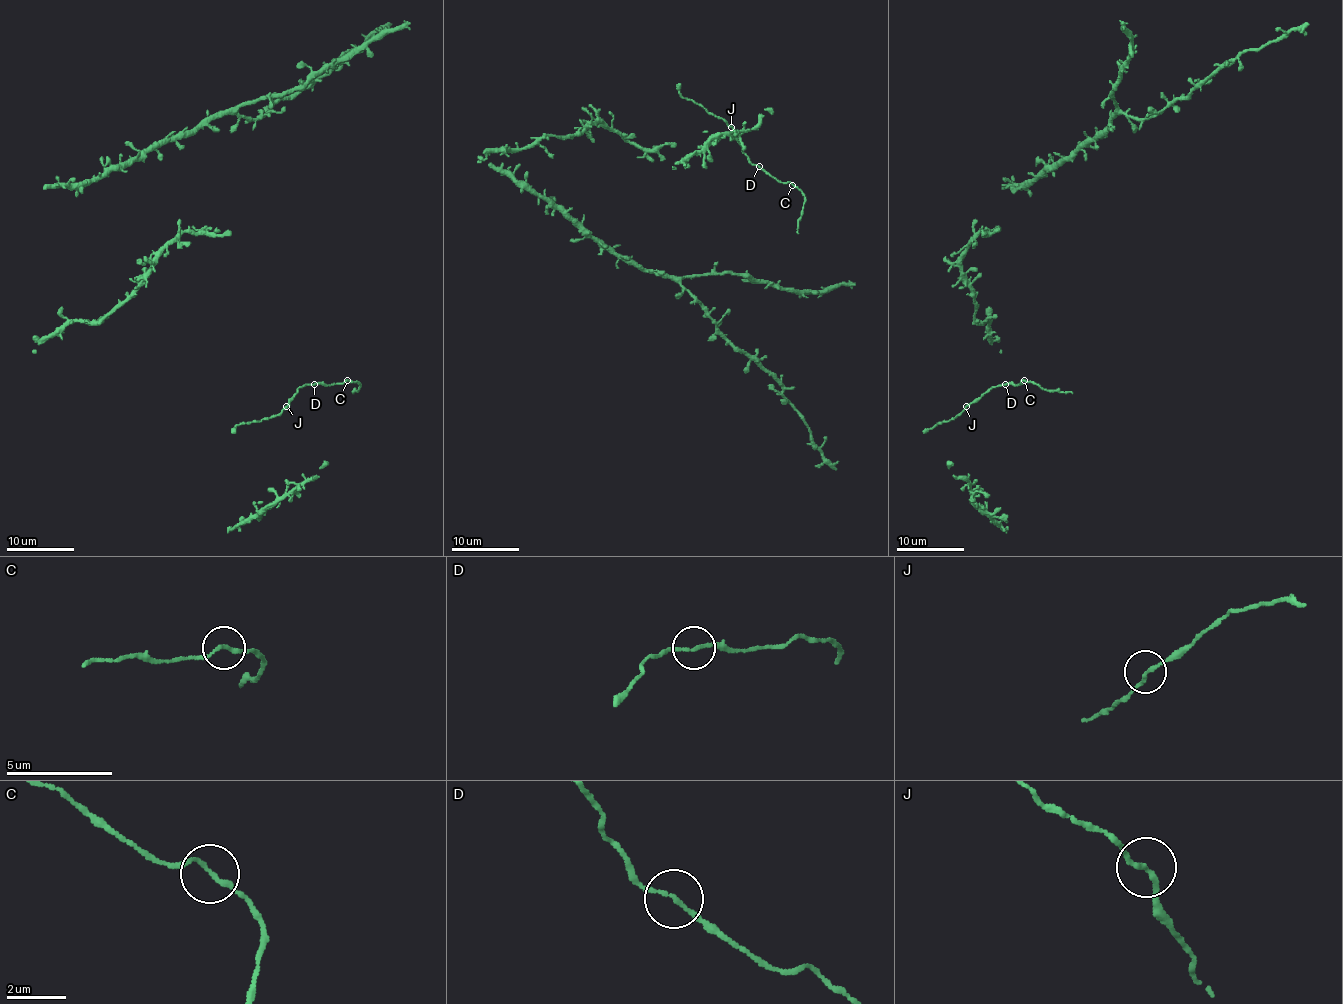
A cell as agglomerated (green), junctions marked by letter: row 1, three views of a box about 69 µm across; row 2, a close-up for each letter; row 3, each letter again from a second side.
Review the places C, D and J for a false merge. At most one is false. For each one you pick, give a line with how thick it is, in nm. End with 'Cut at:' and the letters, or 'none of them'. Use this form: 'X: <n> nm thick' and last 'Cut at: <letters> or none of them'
C: 160 nm thick
Cut at: C

